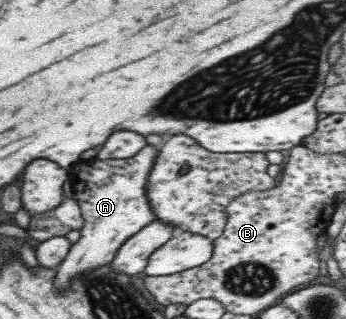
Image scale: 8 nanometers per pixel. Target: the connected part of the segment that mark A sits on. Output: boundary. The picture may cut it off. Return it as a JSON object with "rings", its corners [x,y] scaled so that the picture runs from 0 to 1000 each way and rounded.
{"rings":[[[422,448],[387,492],[355,498],[223,502],[197,527],[194,564],[220,614],[240,690],[228,746],[202,768],[188,806],[159,840],[156,909],[179,915],[231,856],[318,824],[347,768],[393,724],[448,687],[419,583],[454,467]]]}

